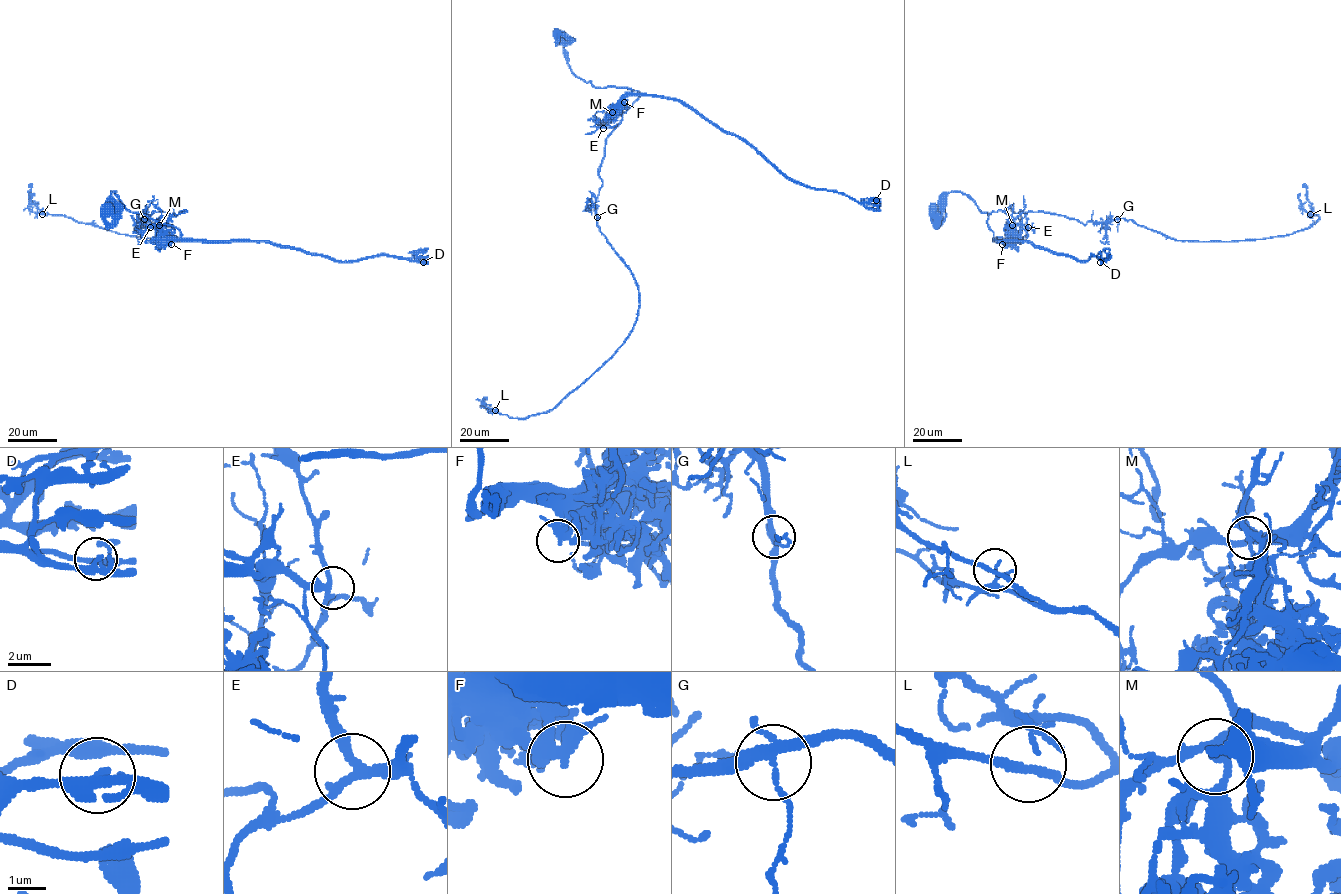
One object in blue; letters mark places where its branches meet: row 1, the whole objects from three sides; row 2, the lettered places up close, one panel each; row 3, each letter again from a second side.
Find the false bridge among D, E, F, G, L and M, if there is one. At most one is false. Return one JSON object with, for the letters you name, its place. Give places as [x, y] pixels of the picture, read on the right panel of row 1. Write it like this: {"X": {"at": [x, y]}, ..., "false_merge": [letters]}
{"M": {"at": [1012, 225]}, "false_merge": ["M"]}

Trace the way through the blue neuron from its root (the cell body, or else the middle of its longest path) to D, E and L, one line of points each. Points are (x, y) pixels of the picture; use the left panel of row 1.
D: (107, 211), (113, 192), (128, 210), (175, 226), (182, 238), (267, 241), (339, 261), (396, 255), (423, 262)
E: (107, 211), (110, 211), (113, 192), (130, 211), (175, 226), (181, 236), (169, 239), (165, 226), (150, 227)
L: (107, 211), (113, 192), (179, 237), (169, 239), (167, 212), (142, 221), (187, 241), (42, 214)

